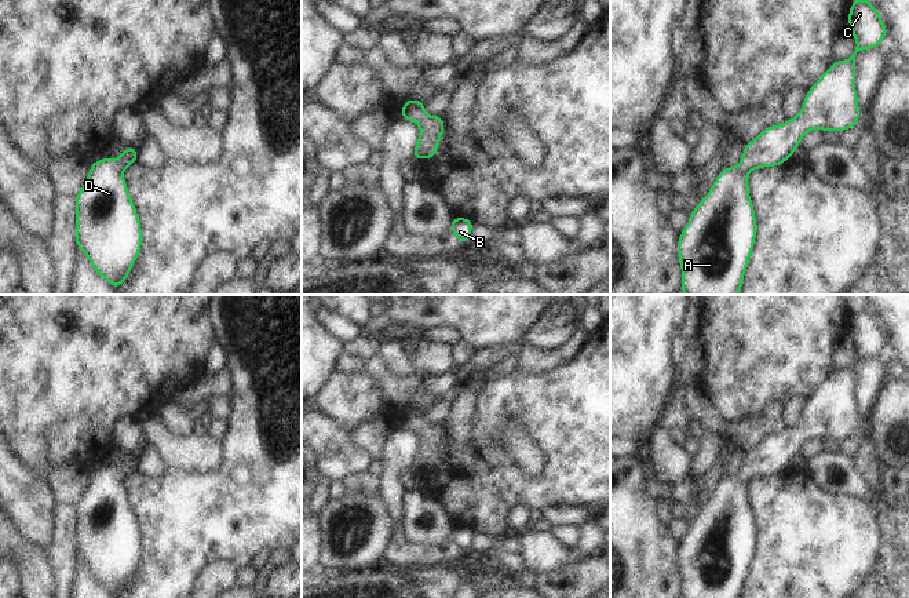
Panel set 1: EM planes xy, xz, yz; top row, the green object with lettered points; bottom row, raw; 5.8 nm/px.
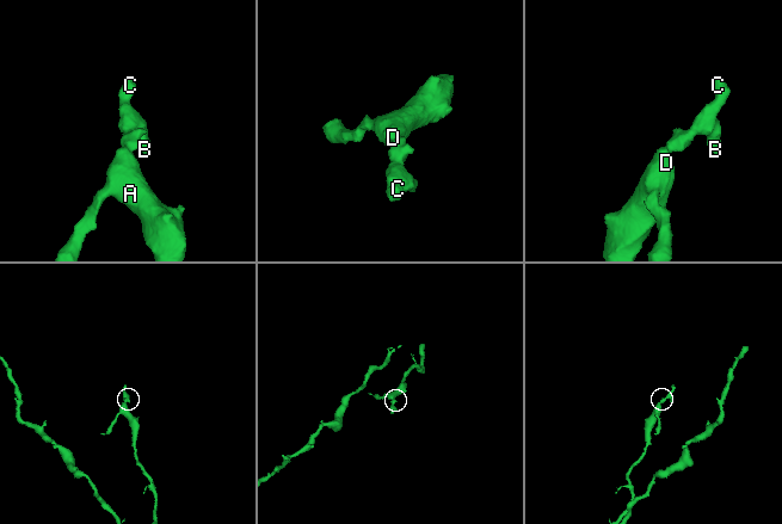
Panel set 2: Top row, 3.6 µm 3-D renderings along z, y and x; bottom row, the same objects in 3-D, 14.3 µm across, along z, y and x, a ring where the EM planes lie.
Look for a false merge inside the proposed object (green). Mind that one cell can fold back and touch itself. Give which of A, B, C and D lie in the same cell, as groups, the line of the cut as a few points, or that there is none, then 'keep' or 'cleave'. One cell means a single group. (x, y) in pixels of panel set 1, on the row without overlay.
groups A B C D; cut none; keep

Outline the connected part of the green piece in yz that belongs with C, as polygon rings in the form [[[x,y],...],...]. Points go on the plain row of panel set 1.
[[[865,306],[853,310],[847,333],[857,351],[854,362],[828,376],[807,400],[796,426],[766,435],[744,453],[741,470],[723,477],[708,503],[690,521],[678,548],[680,598],[741,598],[758,543],[749,481],[778,475],[793,466],[802,446],[814,437],[843,441],[858,433],[855,364],[879,355],[887,336]]]

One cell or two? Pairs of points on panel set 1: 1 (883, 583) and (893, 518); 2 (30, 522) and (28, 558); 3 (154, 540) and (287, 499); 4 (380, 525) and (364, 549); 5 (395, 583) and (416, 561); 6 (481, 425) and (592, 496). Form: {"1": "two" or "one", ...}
{"1": "one", "2": "two", "3": "one", "4": "one", "5": "two", "6": "one"}

